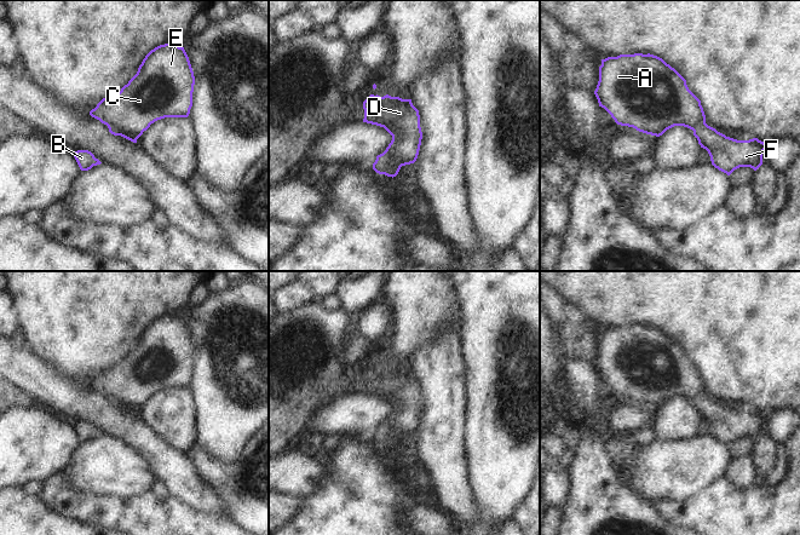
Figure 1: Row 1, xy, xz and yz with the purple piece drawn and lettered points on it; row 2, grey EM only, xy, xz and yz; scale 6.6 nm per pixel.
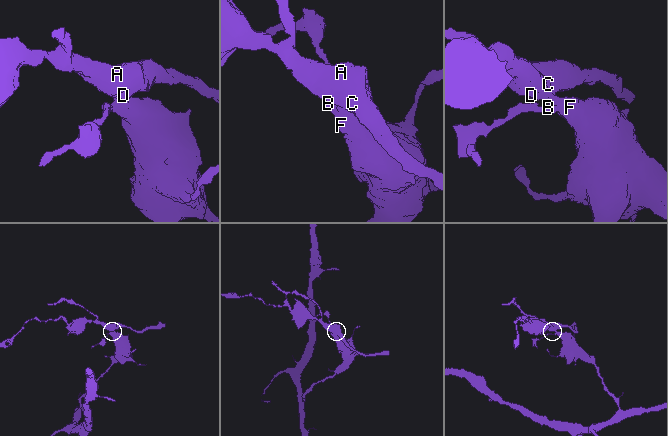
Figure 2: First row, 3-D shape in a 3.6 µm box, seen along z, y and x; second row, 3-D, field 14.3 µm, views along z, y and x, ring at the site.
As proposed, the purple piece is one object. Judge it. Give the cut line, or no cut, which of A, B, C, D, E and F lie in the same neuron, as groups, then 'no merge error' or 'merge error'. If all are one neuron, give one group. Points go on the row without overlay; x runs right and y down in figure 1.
cut xy (108, 397), (136, 412); groups A C D E / B F; merge error

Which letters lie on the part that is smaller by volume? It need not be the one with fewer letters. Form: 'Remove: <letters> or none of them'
Remove: A, C, D, E

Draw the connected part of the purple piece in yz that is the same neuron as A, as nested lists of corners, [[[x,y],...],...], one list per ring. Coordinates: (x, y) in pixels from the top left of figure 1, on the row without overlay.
[[[620,326],[602,330],[594,366],[617,396],[660,408],[674,397],[693,402],[706,395],[701,372],[689,361],[686,351],[662,329],[654,326]]]

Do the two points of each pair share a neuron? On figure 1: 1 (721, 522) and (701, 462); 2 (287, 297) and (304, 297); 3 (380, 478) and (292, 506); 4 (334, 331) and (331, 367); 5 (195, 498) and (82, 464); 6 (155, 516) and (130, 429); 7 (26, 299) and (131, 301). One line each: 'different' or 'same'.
1: different
2: same
3: different
4: same
5: different
6: different
7: same

